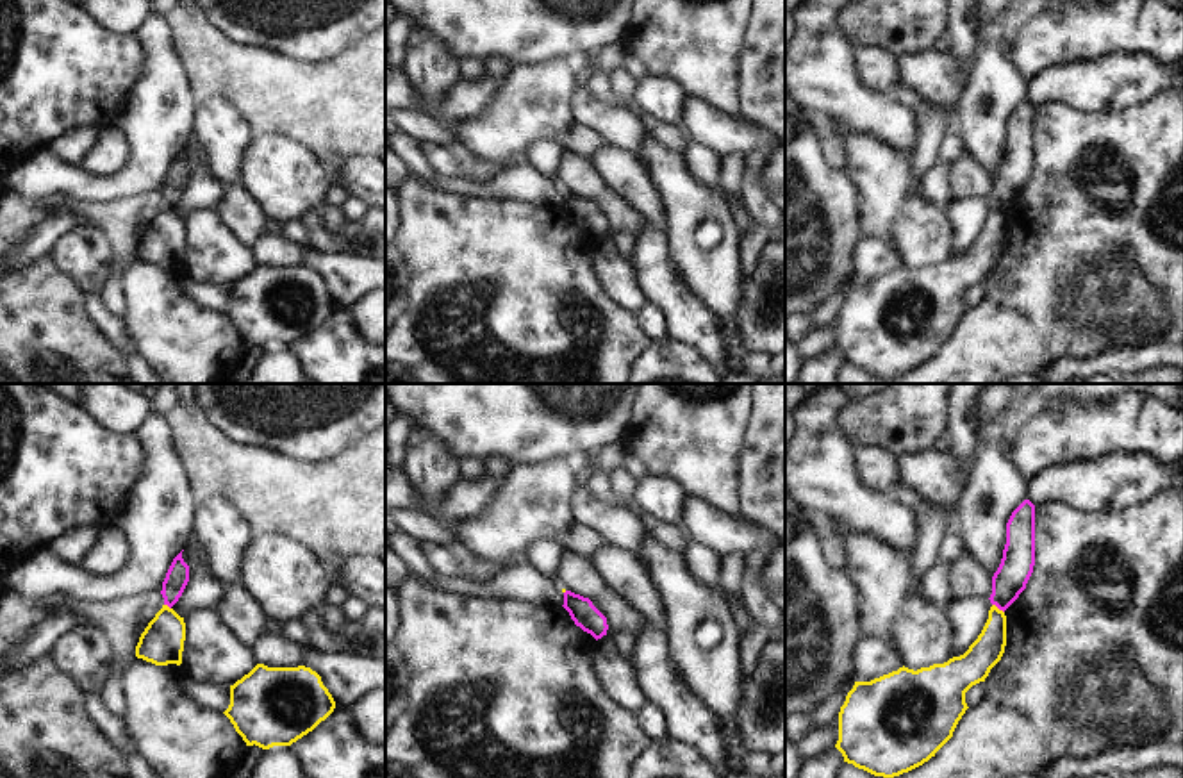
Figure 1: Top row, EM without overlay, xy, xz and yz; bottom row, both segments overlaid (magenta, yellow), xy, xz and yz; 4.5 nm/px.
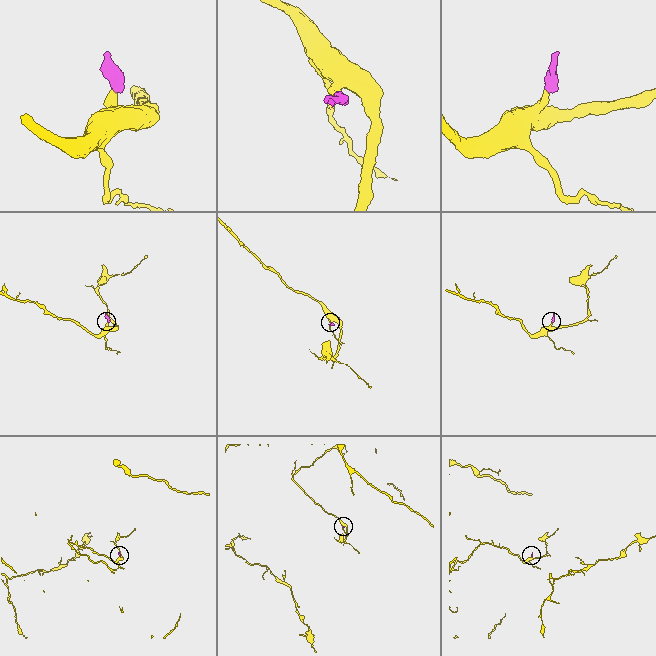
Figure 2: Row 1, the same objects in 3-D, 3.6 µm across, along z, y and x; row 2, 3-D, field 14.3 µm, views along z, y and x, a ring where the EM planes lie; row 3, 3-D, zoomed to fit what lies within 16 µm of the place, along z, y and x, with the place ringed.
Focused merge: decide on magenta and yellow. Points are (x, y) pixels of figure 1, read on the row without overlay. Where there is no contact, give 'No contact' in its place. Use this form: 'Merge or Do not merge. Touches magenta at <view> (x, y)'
Do not merge. Touches magenta at yz (998, 207).

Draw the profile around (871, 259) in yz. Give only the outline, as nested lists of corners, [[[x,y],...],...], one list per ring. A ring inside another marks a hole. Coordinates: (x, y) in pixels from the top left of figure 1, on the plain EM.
[[[864,236],[856,241],[853,252],[853,278],[856,282],[871,282],[903,266],[903,257],[892,243]]]

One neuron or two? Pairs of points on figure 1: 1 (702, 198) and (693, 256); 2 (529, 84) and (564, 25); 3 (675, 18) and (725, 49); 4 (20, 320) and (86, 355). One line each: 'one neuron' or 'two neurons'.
1: one neuron
2: two neurons
3: one neuron
4: one neuron

